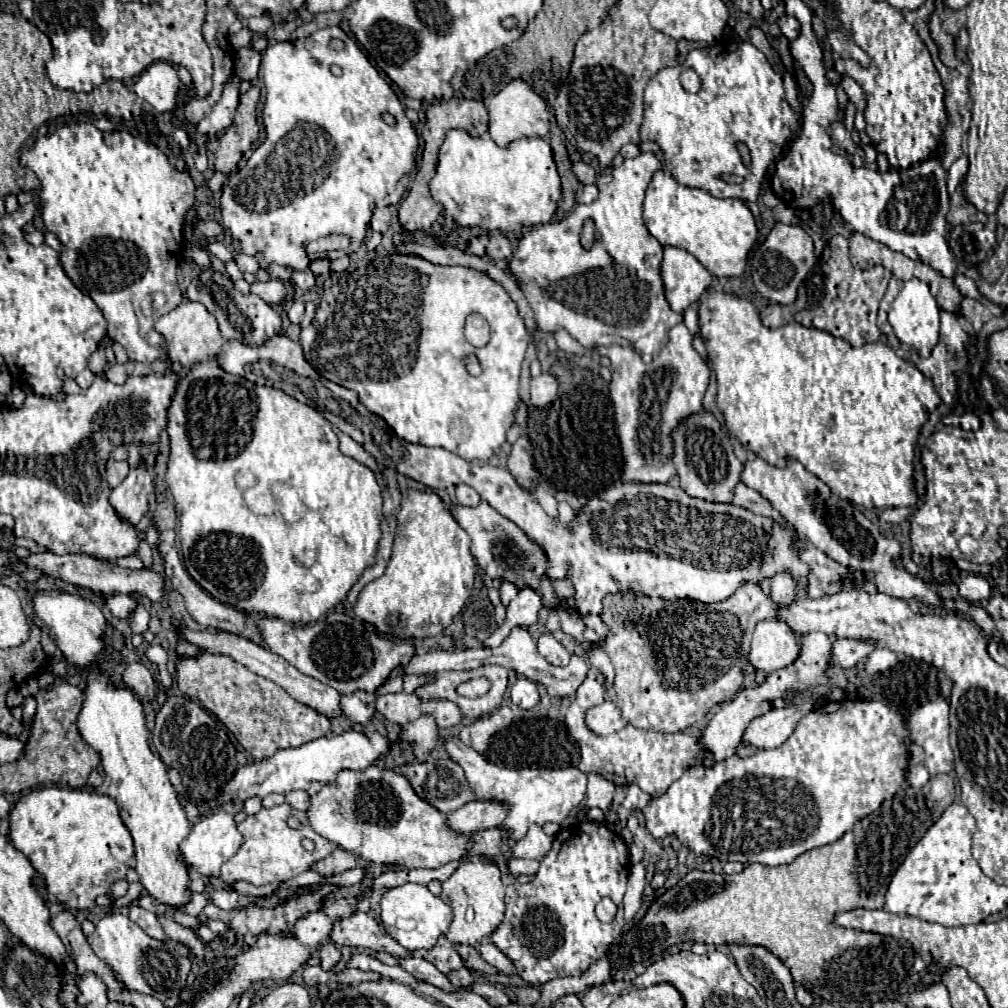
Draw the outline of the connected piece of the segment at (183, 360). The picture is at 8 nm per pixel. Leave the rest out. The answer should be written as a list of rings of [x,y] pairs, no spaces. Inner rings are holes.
[[[182,302],[178,308],[174,308],[172,312],[168,312],[166,316],[162,316],[156,322],[156,330],[166,338],[168,342],[168,362],[154,362],[150,366],[146,366],[146,374],[150,372],[164,372],[170,370],[174,364],[194,364],[194,362],[202,362],[208,358],[214,358],[216,354],[220,354],[222,346],[226,344],[224,336],[218,330],[218,322],[216,318],[206,310],[204,304],[200,302]]]

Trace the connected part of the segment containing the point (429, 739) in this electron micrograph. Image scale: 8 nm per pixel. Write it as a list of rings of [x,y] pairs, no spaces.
[[[420,716],[416,722],[410,722],[410,724],[404,726],[402,738],[412,744],[416,762],[424,762],[438,742],[436,722],[432,722],[432,718]]]

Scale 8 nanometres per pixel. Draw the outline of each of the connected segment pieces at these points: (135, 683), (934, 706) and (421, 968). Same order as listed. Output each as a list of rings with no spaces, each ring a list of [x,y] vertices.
[[[134,662],[134,664],[126,666],[126,670],[124,670],[124,686],[128,690],[132,690],[138,696],[140,702],[152,702],[156,698],[154,678],[152,678],[150,670],[140,662]]]
[[[936,698],[934,702],[928,702],[924,706],[918,706],[908,722],[910,728],[910,738],[918,746],[924,748],[924,766],[930,770],[930,776],[942,774],[942,772],[952,772],[954,768],[954,754],[948,744],[948,700],[946,698]]]
[[[398,958],[400,966],[410,972],[414,978],[422,980],[422,982],[428,982],[444,992],[456,992],[456,990],[462,990],[462,988],[456,988],[452,986],[452,982],[448,980],[446,974],[442,974],[436,966],[432,966],[430,962],[426,962],[424,958]]]

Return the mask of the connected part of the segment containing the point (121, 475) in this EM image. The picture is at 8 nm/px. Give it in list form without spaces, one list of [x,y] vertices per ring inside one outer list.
[[[108,460],[108,464],[106,464],[106,476],[108,476],[108,484],[110,484],[110,488],[116,488],[126,476],[128,476],[128,462],[126,460],[122,460],[122,462],[116,462],[116,460]]]

